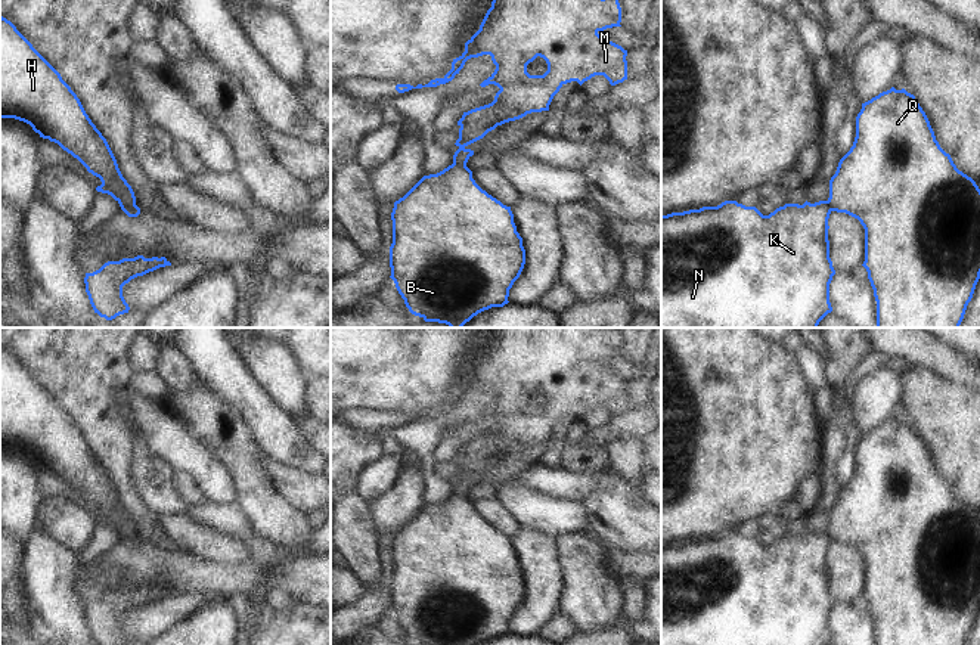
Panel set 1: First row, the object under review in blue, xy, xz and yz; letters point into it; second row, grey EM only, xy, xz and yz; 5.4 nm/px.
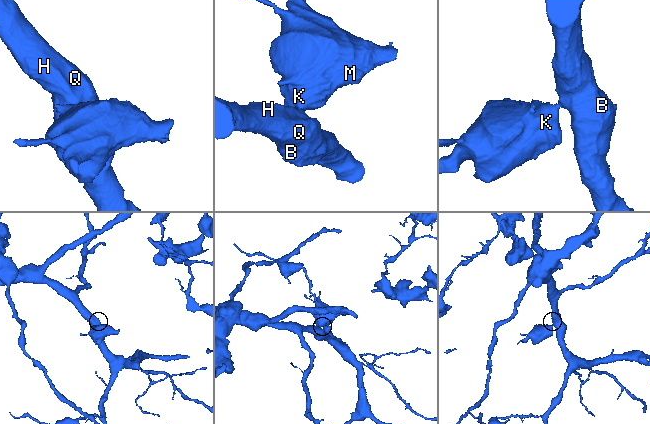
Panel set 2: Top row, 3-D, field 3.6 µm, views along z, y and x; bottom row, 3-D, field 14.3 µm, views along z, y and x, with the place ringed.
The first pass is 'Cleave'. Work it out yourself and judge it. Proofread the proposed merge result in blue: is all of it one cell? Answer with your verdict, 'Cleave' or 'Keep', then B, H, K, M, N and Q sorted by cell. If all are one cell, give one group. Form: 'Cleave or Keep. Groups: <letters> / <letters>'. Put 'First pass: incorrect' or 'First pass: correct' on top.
First pass: correct
Cleave. Groups: B H Q / K M N

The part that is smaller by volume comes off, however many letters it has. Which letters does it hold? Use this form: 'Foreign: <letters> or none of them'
Foreign: K, M, N

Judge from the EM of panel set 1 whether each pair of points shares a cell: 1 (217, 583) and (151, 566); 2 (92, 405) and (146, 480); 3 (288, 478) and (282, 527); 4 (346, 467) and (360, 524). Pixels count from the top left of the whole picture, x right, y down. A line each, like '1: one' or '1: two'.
1: one
2: two
3: two
4: two

